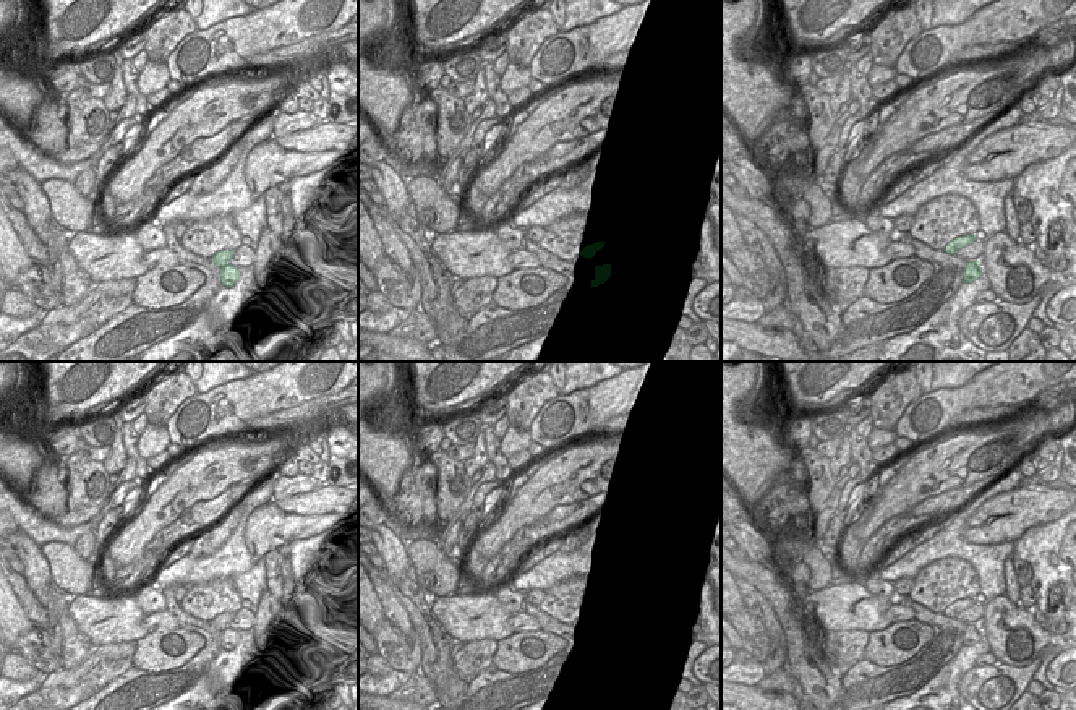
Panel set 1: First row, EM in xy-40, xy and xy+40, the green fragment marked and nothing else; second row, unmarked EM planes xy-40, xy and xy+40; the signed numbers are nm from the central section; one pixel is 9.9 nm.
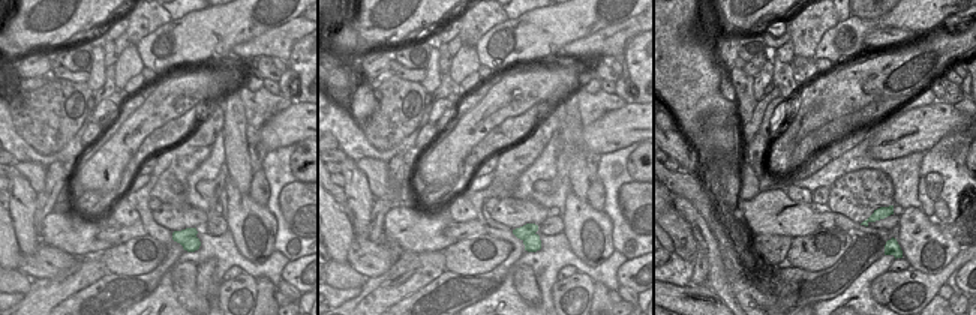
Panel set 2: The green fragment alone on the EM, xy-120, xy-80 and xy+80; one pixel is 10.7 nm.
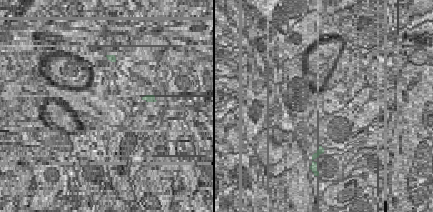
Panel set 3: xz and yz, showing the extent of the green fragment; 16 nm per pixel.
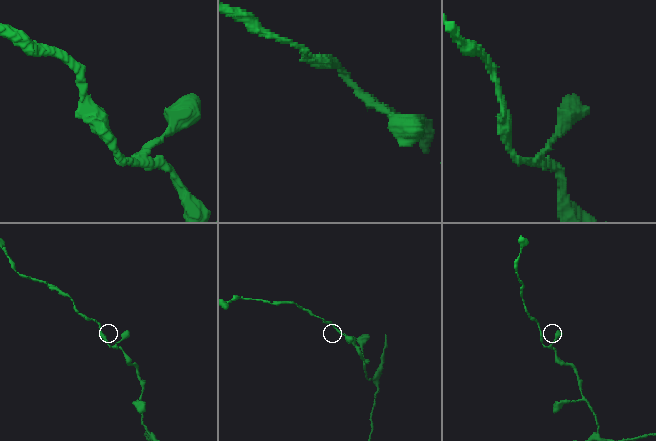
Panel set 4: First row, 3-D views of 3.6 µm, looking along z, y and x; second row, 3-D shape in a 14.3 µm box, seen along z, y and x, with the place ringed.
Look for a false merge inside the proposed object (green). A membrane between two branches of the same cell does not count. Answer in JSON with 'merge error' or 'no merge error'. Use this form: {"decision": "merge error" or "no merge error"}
{"decision": "merge error"}

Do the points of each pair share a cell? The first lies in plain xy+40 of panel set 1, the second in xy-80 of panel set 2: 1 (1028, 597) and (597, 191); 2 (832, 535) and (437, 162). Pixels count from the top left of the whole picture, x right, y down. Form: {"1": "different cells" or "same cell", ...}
{"1": "same cell", "2": "different cells"}

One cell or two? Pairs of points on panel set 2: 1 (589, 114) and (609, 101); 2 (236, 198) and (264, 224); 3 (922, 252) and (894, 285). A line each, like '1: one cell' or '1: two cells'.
1: one cell
2: one cell
3: two cells

